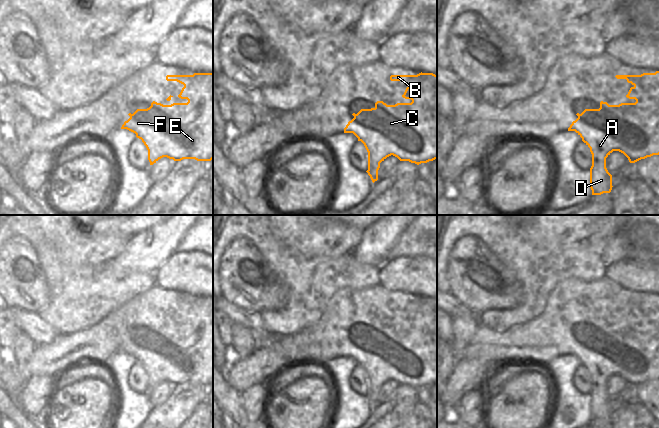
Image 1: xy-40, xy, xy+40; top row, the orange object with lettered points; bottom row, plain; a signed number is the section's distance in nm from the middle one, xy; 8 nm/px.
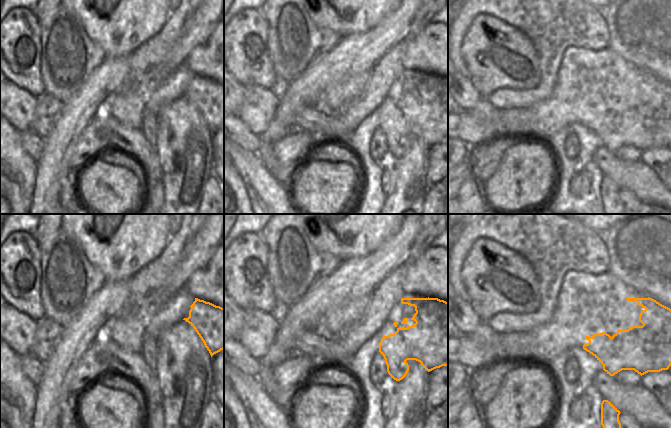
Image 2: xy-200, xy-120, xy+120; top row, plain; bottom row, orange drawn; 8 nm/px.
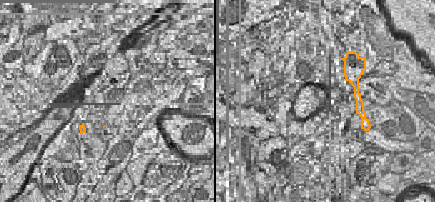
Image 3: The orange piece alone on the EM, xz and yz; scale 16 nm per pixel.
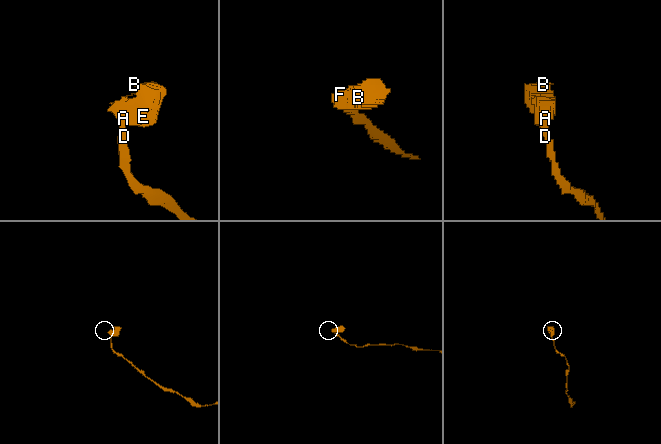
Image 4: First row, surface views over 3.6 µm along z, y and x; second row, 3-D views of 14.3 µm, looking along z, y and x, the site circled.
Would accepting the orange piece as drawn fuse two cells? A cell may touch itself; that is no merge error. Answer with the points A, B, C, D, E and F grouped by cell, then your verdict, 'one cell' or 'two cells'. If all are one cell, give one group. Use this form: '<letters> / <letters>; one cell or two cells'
A B C E F / D; two cells

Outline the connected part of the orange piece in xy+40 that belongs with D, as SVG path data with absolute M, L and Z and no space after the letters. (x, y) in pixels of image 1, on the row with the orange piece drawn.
M592 161L590 168L590 188L592 195L610 193L612 187L612 175L608 172L606 163L599 165L597 161Z

